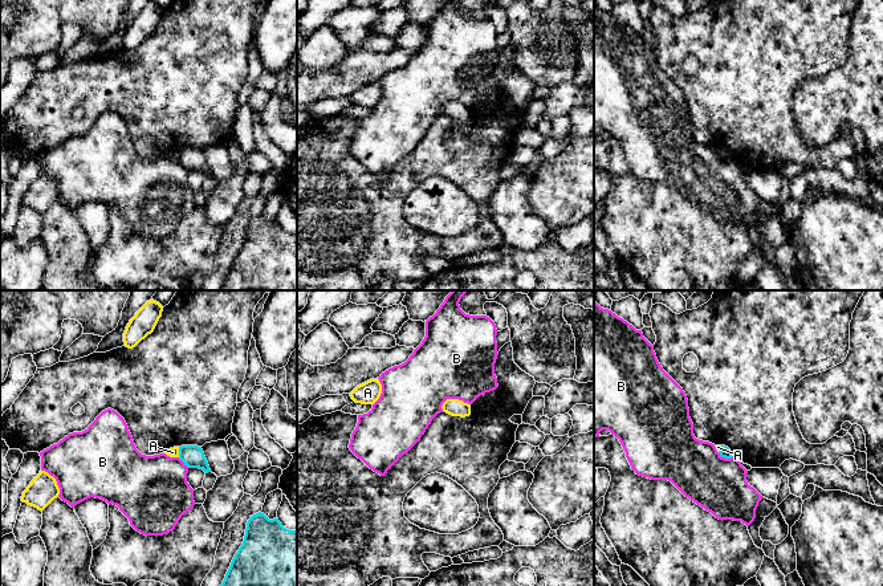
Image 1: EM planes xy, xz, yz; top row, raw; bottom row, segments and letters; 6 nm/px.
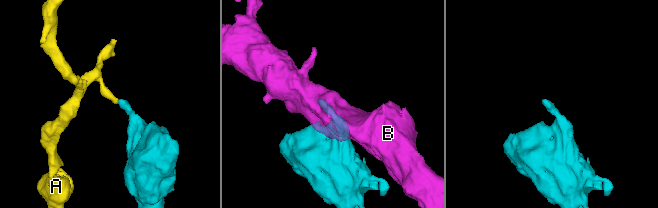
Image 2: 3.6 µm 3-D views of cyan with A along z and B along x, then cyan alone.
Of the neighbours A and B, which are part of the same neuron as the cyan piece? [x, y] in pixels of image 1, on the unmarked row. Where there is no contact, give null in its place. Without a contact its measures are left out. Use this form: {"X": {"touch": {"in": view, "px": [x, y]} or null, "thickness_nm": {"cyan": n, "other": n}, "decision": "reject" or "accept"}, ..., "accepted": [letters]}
{"A": {"touch": {"in": "xy", "px": [179, 155]}, "thickness_nm": {"cyan": 140, "other": 60}, "decision": "reject"}, "B": {"touch": {"in": "yz", "px": [725, 161]}, "thickness_nm": {"cyan": 70, "other": 340}, "decision": "reject"}, "accepted": []}

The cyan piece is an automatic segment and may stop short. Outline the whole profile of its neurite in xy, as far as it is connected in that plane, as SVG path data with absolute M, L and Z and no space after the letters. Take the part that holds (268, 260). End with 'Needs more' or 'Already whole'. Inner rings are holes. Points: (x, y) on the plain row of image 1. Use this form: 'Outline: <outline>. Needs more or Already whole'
Outline: M261 215L251 219L243 248L235 257L220 290L297 290L297 233L284 231L278 221L269 223Z. Already whole

